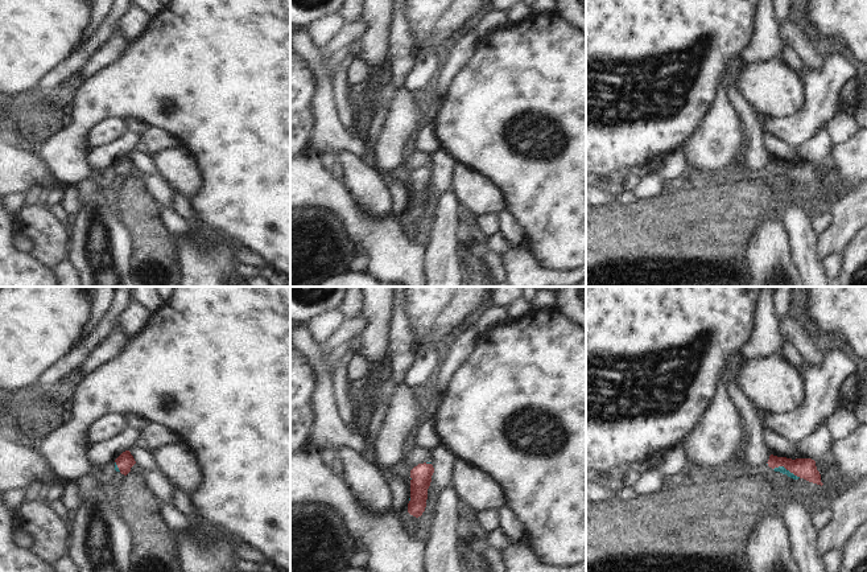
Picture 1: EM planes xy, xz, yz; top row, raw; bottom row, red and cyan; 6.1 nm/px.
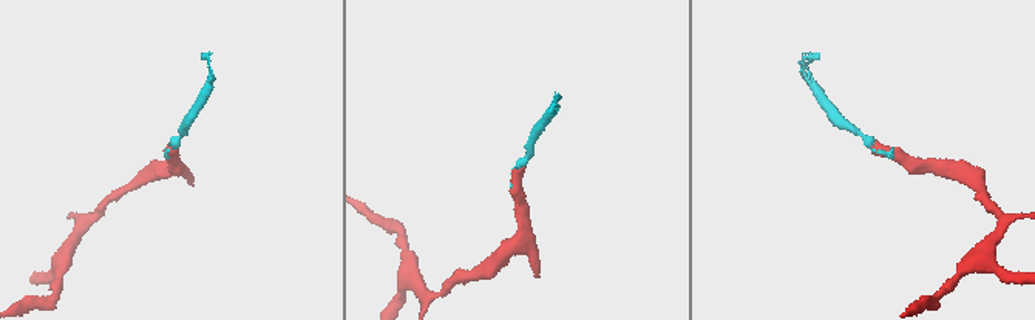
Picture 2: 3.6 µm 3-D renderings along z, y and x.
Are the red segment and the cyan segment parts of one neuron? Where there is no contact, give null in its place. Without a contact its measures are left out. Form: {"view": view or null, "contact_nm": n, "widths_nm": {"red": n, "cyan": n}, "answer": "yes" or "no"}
{"view": "yz", "contact_nm": 180, "widths_nm": {"red": 130, "cyan": 50}, "answer": "yes"}

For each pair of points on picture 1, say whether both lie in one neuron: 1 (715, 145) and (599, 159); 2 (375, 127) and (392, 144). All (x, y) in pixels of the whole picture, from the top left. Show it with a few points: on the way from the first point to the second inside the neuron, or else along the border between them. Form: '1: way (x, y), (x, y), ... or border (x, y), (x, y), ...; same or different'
1: border (705, 118), (685, 142); different
2: border (391, 103), (382, 135), (374, 149); different

